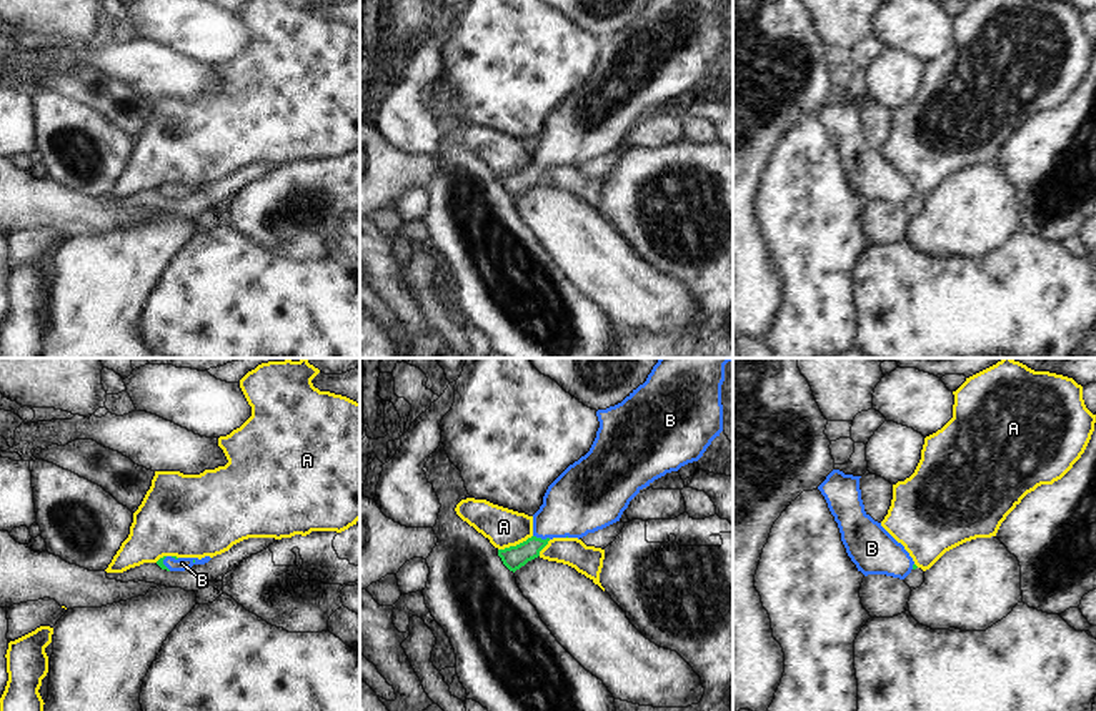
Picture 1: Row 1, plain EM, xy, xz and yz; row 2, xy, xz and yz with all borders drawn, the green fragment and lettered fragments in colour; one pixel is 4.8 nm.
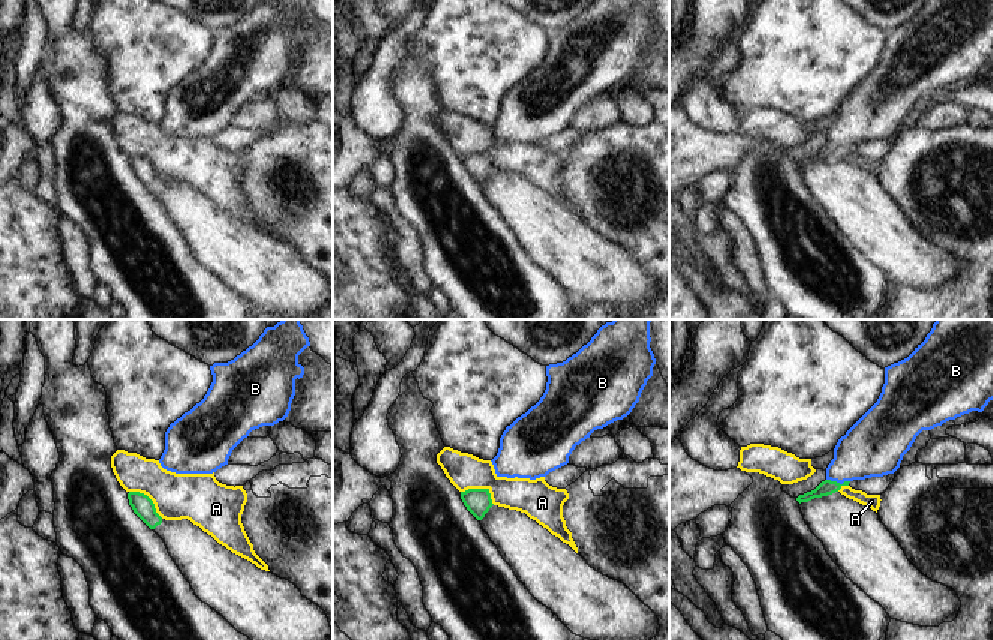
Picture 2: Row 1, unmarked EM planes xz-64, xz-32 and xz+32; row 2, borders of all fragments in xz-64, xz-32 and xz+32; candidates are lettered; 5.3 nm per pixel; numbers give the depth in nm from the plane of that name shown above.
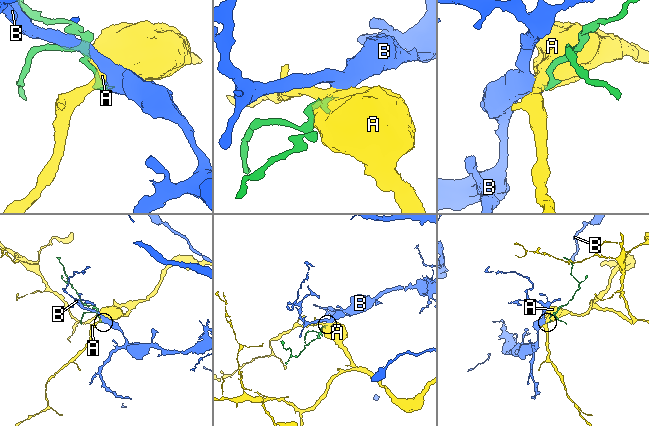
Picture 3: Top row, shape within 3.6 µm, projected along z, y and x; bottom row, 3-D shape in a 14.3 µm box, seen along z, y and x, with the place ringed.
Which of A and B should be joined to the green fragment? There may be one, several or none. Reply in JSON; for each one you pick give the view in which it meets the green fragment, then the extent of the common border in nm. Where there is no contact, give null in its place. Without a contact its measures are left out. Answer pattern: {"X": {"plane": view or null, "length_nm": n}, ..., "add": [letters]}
{"B": {"plane": "xz", "length_nm": 90}, "add": ["B"]}

